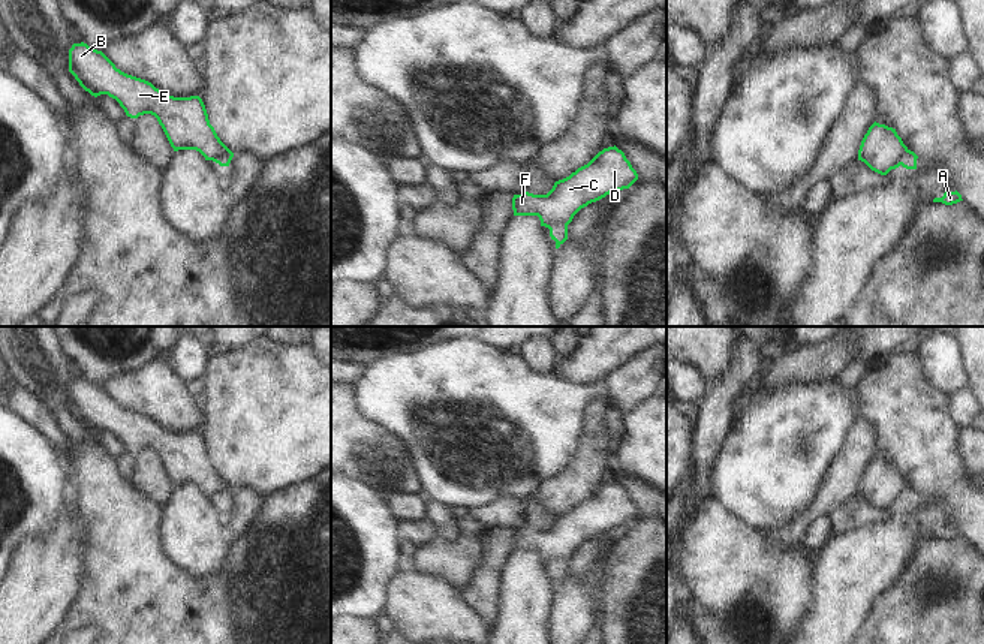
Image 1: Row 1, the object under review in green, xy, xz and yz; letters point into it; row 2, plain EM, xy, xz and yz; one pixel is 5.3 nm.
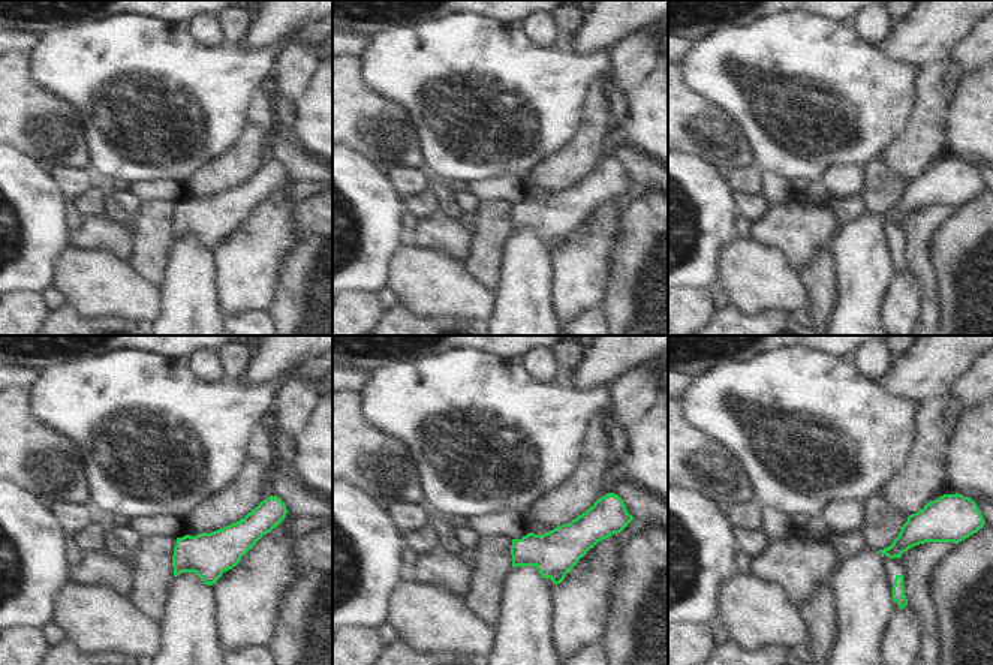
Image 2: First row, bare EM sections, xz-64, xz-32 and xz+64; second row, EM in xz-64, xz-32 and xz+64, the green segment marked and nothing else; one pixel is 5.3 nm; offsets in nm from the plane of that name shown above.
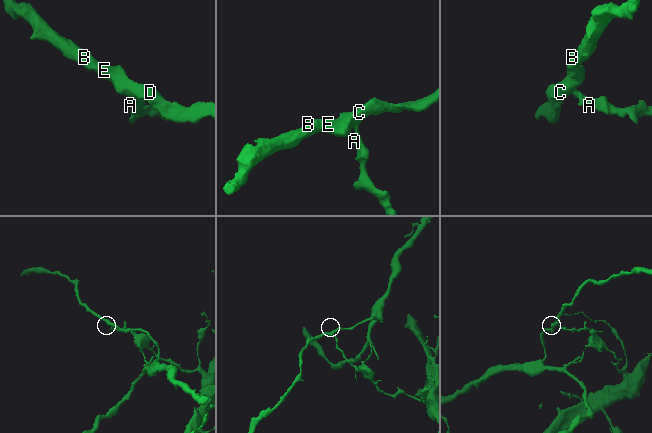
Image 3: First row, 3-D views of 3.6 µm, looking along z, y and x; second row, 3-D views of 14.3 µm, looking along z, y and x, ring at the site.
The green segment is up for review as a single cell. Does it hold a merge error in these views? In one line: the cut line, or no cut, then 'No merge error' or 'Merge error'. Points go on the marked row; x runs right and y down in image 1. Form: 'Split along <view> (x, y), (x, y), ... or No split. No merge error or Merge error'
Split along xz (566, 225), (554, 225), (550, 229). Merge error.

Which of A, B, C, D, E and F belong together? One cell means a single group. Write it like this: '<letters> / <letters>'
A / B C D E F

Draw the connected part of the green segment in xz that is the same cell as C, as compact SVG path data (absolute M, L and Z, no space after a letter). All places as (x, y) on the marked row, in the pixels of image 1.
M616 145L599 151L587 165L554 183L547 195L514 195L514 216L538 216L541 226L569 225L574 216L611 192L629 189L637 171Z

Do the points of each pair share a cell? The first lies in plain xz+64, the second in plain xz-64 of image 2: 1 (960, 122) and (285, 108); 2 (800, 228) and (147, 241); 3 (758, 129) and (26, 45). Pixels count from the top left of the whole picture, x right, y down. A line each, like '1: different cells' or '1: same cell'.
1: different cells
2: different cells
3: different cells

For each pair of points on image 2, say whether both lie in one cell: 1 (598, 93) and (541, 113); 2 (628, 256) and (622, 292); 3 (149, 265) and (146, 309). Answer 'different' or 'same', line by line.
1: different
2: same
3: different

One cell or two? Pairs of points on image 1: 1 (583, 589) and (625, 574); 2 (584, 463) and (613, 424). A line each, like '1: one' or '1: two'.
1: two
2: two

